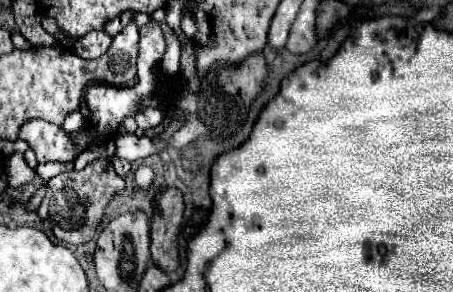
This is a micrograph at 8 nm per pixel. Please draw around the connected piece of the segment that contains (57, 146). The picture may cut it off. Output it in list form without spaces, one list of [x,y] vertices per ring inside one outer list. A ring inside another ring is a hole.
[[[34,119],[22,125],[20,139],[26,139],[30,143],[30,149],[36,153],[38,163],[48,163],[48,161],[66,163],[76,159],[80,153],[70,133],[42,119]]]

